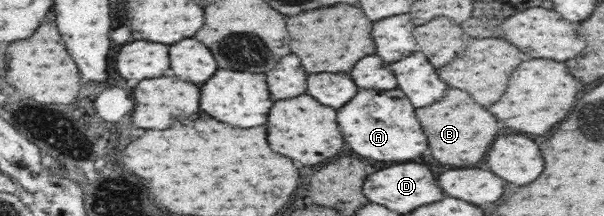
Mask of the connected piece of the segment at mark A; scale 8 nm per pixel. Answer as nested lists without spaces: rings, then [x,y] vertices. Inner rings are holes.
[[[359,90],[349,104],[337,110],[337,122],[349,148],[363,158],[377,162],[409,162],[427,152],[427,140],[415,118],[415,108],[401,90]]]

